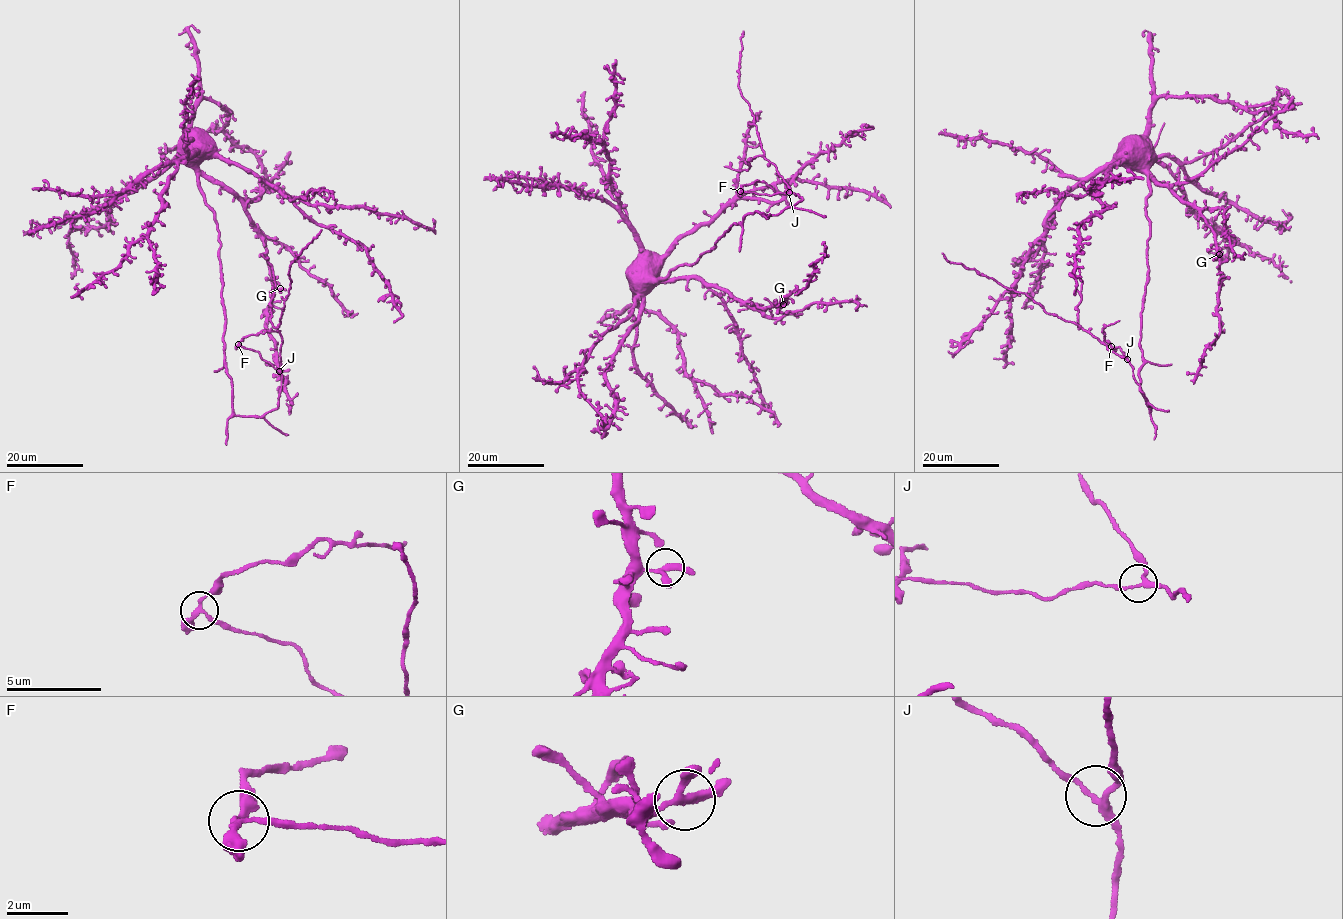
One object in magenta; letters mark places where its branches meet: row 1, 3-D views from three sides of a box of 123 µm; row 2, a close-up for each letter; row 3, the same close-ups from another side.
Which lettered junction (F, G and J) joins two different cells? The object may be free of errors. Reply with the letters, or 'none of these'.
F

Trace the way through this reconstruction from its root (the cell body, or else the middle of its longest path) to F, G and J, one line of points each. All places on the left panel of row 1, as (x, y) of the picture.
F: (222, 285), (232, 410), (236, 415), (262, 417), (277, 408), (282, 376), (257, 351), (239, 344)
G: (222, 285), (217, 222), (200, 190), (200, 175), (211, 177), (237, 193), (266, 250), (271, 283), (280, 288)
J: (222, 285), (225, 368), (231, 379), (232, 410), (236, 415), (262, 417), (277, 408), (282, 376), (279, 371)

